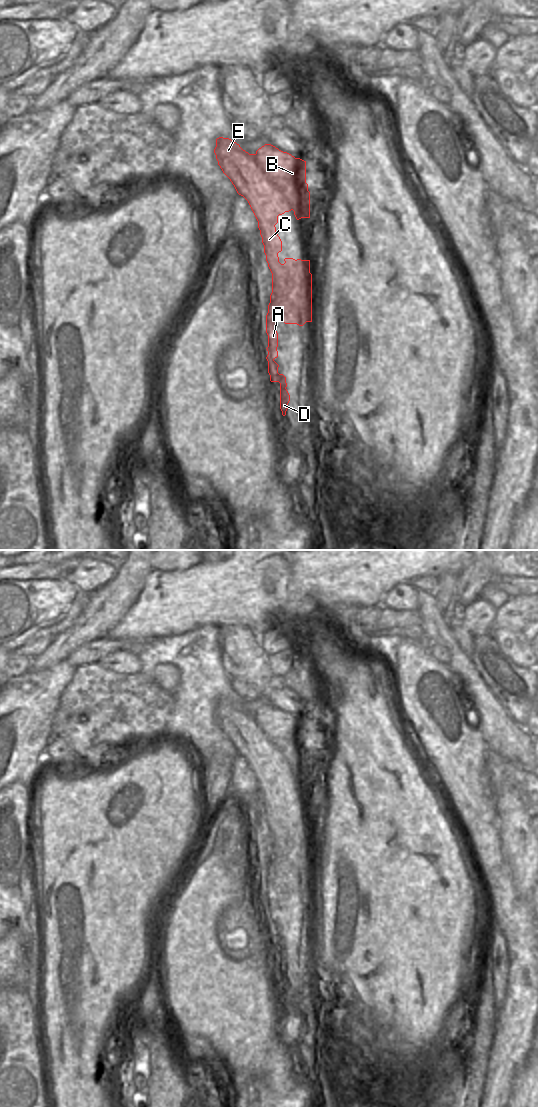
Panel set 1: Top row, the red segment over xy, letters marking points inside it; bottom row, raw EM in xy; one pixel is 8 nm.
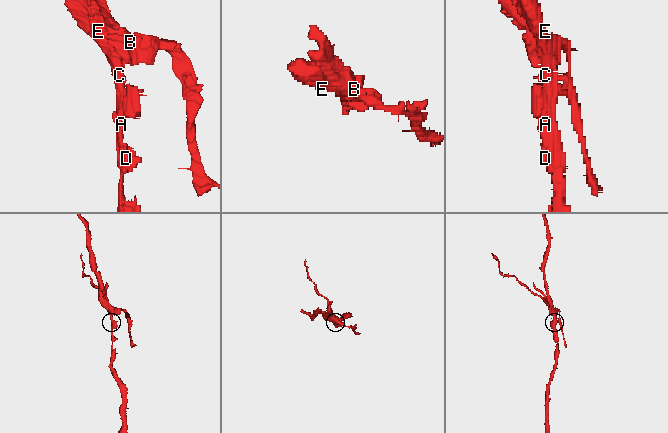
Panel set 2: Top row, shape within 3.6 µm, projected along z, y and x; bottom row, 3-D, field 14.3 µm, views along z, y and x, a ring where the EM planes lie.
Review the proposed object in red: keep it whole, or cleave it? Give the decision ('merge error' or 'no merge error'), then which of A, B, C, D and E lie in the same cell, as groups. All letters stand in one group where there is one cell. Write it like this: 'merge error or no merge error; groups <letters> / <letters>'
merge error; groups A C D E / B

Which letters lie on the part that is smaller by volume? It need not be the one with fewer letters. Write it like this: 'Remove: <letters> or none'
Remove: B

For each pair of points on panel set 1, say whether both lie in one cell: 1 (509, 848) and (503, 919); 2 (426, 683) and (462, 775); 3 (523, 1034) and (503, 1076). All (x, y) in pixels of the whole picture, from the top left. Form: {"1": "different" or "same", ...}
{"1": "same", "2": "same", "3": "same"}

